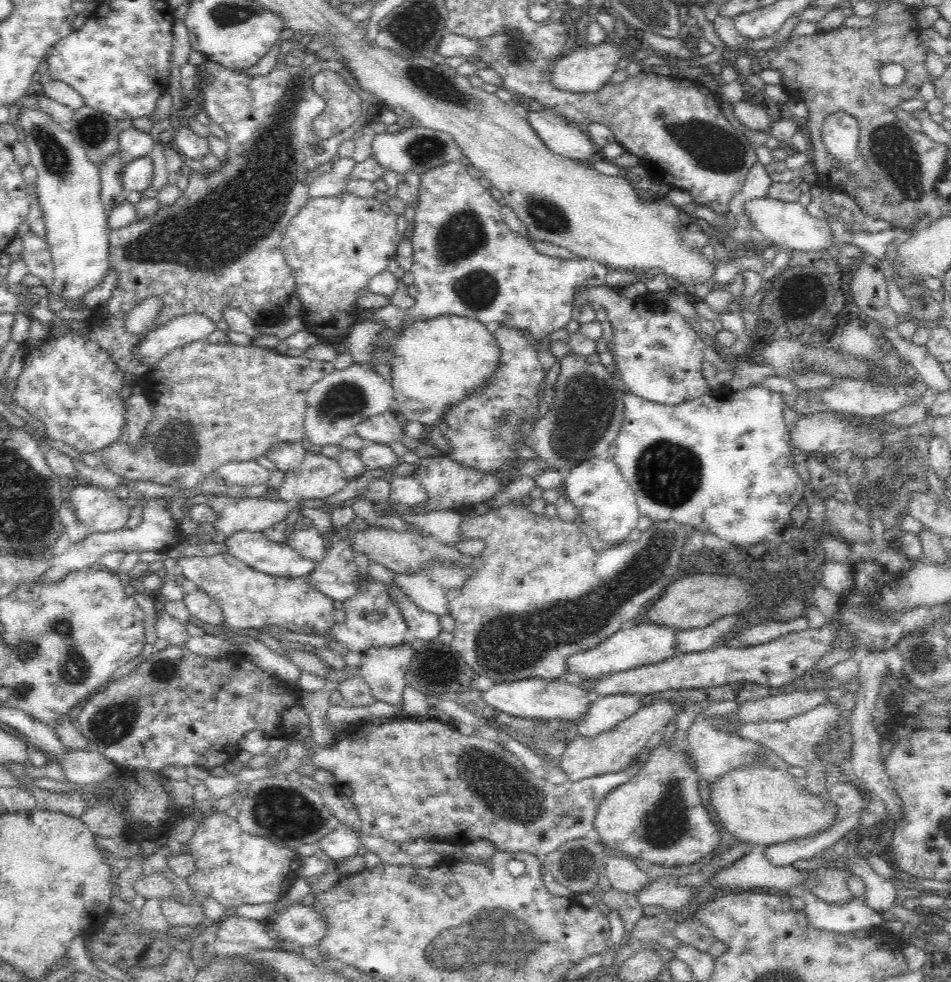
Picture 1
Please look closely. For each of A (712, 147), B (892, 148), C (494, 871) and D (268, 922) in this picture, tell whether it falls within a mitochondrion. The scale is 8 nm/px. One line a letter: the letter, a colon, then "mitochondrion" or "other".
A: mitochondrion
B: mitochondrion
C: other
D: other

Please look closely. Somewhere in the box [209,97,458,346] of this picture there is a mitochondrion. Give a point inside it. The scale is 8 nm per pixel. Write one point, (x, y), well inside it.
(425, 149)

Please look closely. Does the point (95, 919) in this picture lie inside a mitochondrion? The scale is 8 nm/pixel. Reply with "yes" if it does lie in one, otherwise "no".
no

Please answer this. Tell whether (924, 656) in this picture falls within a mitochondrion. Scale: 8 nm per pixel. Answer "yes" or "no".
yes

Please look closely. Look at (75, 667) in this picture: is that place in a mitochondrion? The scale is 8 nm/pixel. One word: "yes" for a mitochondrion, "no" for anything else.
yes

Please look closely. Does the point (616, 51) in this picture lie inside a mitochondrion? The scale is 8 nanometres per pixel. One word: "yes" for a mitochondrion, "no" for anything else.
no

